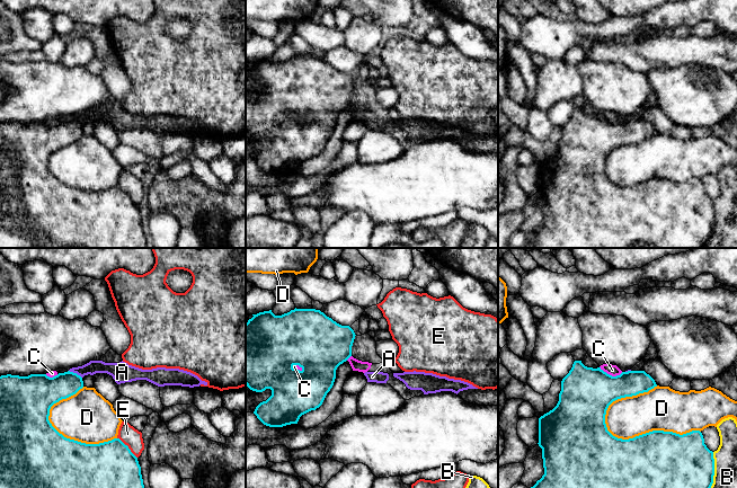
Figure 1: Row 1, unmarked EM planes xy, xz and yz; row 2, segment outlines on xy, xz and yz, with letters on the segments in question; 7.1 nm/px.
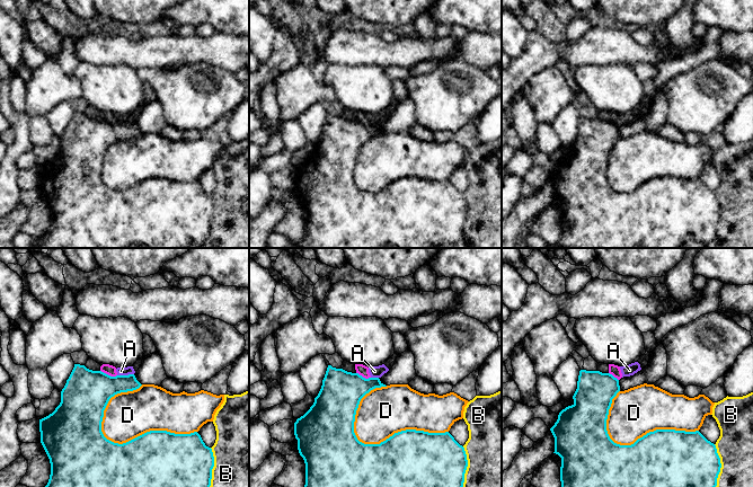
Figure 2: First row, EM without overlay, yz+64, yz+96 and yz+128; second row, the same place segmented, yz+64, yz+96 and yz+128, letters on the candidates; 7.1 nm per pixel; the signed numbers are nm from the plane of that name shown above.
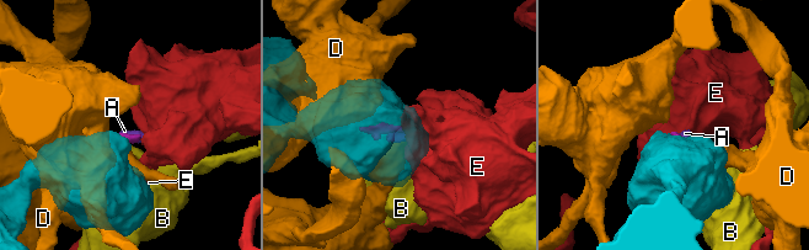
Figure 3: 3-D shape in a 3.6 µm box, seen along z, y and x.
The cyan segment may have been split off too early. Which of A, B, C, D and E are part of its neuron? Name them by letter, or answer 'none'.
none

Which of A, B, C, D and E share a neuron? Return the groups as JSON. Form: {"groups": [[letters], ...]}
{"groups": [["A", "C"], ["B"], ["D"], ["E"]]}

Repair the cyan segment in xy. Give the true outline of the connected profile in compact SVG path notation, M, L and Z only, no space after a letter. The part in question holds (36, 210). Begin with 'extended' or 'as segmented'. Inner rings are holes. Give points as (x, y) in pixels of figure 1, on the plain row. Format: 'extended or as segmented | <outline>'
as segmented | M70 118L59 121L53 125L46 122L30 122L28 124L7 122L0 124L0 248L146 248L137 205L119 186L99 192L86 192L64 185L50 170L51 154L60 148L76 142L82 135L82 125Z

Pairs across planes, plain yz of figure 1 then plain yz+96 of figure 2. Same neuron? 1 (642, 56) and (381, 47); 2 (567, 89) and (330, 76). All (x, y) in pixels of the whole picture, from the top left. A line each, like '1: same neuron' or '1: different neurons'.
1: same neuron
2: different neurons

